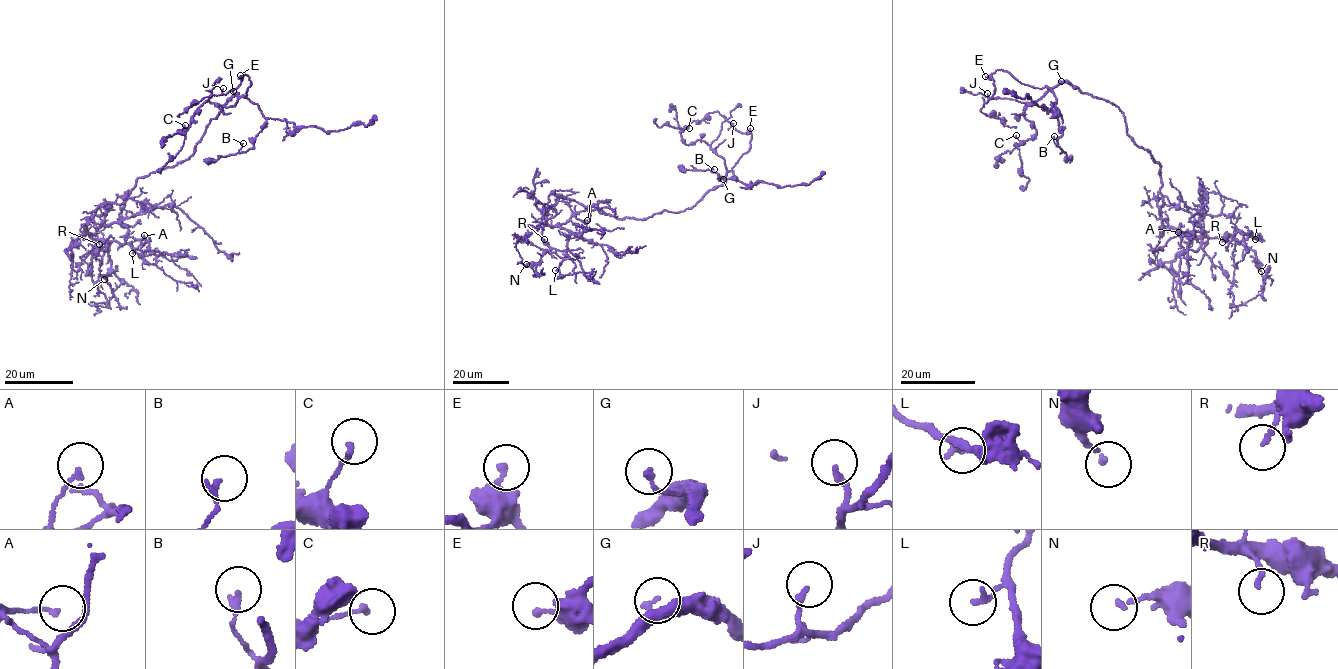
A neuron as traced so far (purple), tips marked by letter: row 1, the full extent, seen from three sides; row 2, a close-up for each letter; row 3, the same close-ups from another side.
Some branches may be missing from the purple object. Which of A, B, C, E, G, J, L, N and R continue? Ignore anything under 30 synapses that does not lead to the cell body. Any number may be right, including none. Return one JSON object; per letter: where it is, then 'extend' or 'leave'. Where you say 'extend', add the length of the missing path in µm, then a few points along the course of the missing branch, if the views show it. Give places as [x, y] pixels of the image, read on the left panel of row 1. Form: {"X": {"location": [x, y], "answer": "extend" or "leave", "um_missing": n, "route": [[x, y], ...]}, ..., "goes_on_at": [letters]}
{"A": {"location": [144, 235], "answer": "leave"}, "B": {"location": [243, 143], "answer": "leave"}, "C": {"location": [185, 125], "answer": "leave"}, "E": {"location": [240, 75], "answer": "leave"}, "G": {"location": [233, 91], "answer": "leave"}, "J": {"location": [223, 88], "answer": "leave"}, "L": {"location": [132, 253], "answer": "leave"}, "N": {"location": [104, 279], "answer": "leave"}, "R": {"location": [99, 244], "answer": "leave"}, "goes_on_at": []}

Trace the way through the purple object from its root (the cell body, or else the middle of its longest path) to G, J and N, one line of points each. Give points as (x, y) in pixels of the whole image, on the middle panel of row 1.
G: (630, 217), (645, 218), (664, 210), (679, 213), (690, 209), (706, 193), (724, 182), (723, 179)
J: (630, 217), (645, 218), (664, 210), (683, 211), (722, 184), (750, 147), (751, 134), (739, 132), (733, 123)
N: (630, 217), (617, 219), (561, 197), (548, 209), (543, 227), (542, 239), (550, 250), (538, 263), (526, 264)

